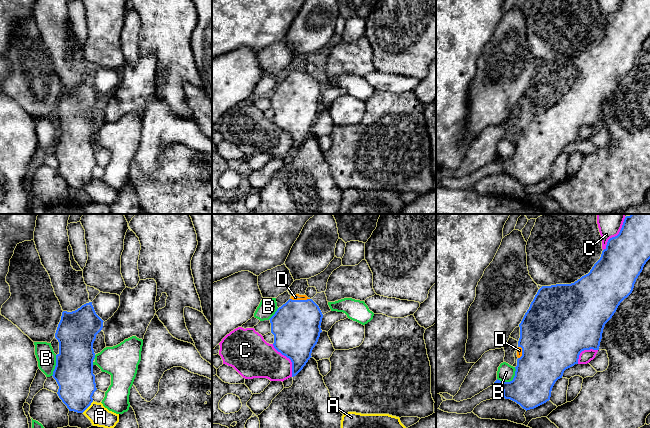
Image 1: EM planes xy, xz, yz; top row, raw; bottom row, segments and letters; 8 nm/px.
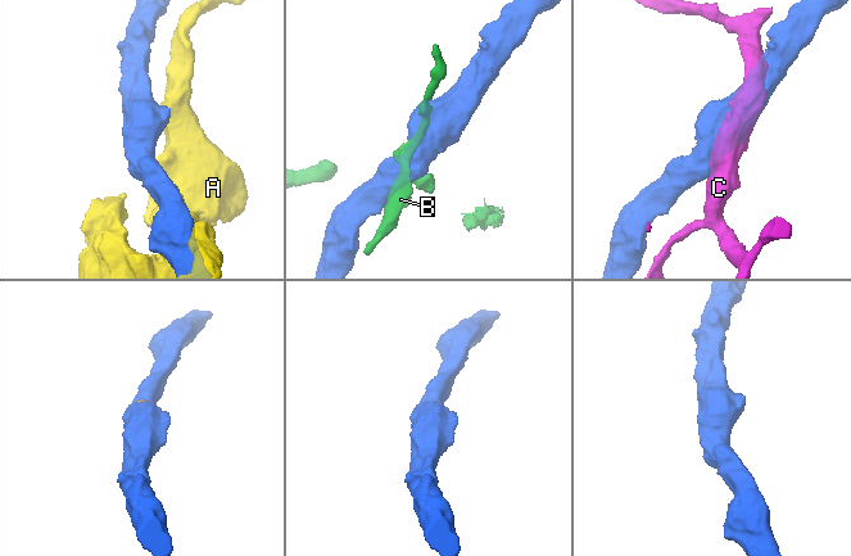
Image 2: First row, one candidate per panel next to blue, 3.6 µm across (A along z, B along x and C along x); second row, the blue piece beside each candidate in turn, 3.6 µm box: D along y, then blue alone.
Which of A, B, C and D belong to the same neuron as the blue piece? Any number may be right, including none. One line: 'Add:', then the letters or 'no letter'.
Add: D

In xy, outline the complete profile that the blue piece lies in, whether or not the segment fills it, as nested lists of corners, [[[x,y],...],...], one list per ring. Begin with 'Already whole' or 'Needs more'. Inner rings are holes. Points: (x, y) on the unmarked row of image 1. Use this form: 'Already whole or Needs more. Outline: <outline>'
Already whole. Outline: [[[92,78],[82,81],[75,87],[62,88],[55,109],[55,114],[59,118],[59,129],[56,131],[56,142],[52,152],[59,162],[57,170],[69,187],[83,189],[93,178],[92,172],[97,166],[93,150],[93,119],[103,104],[103,98],[96,90]]]

